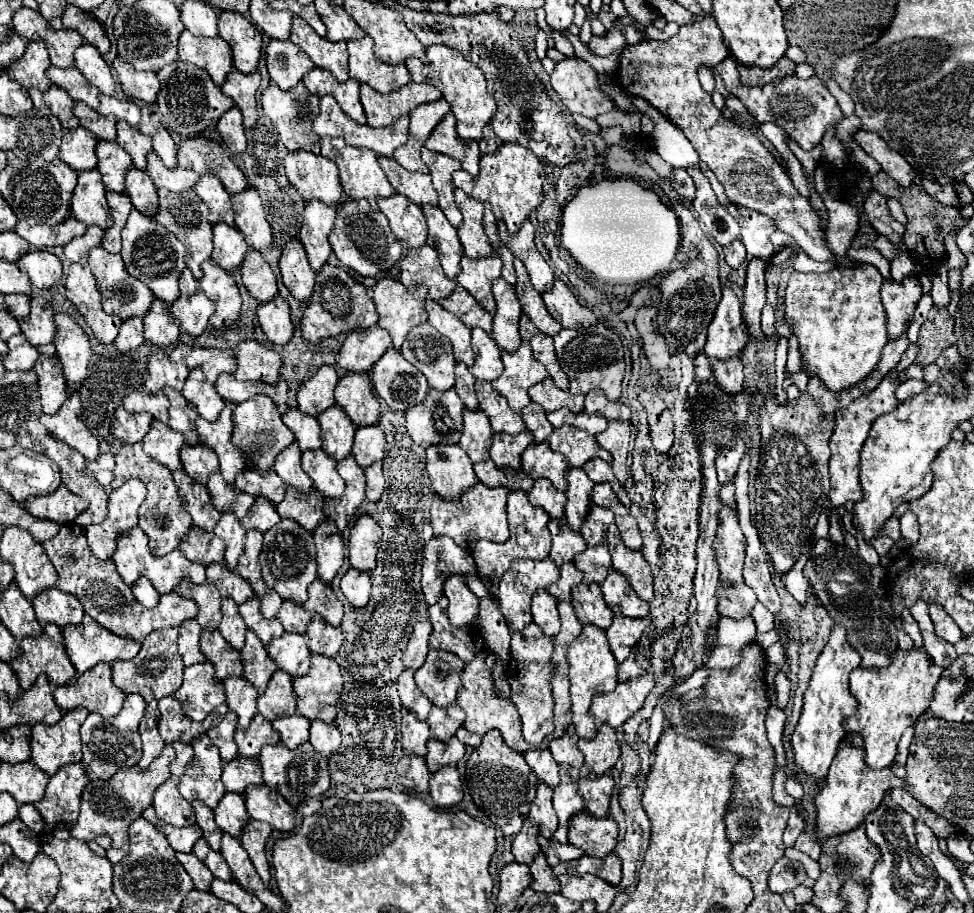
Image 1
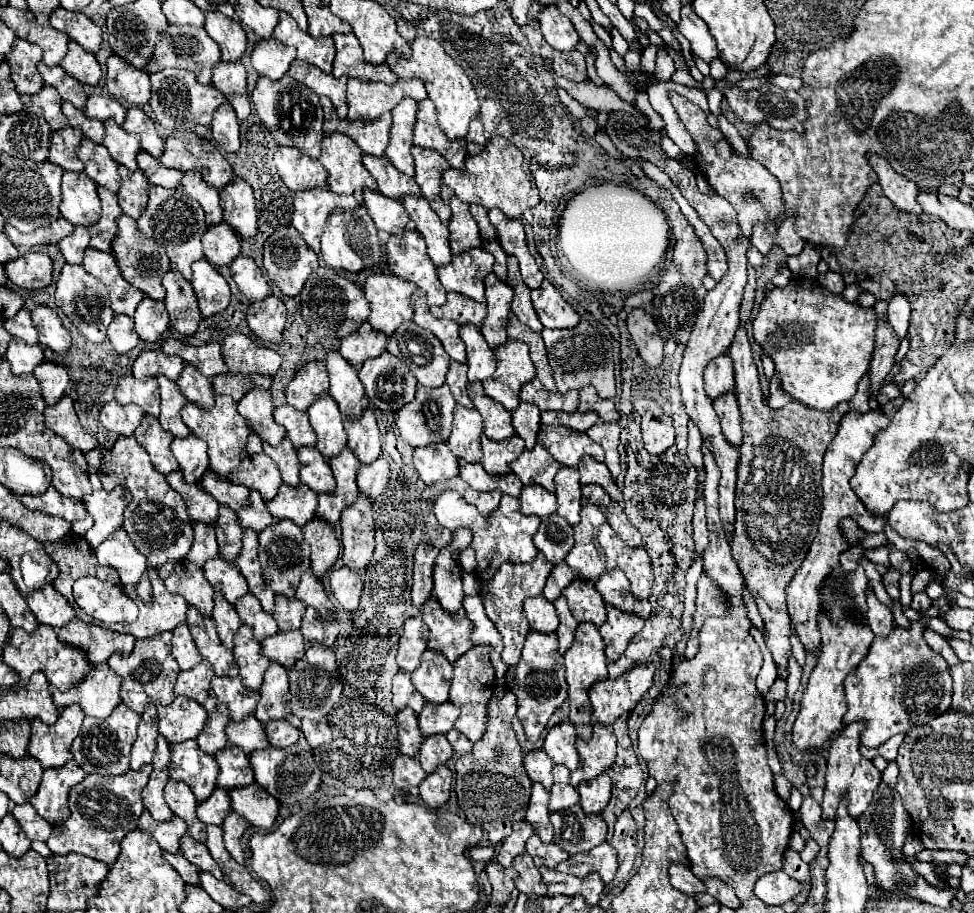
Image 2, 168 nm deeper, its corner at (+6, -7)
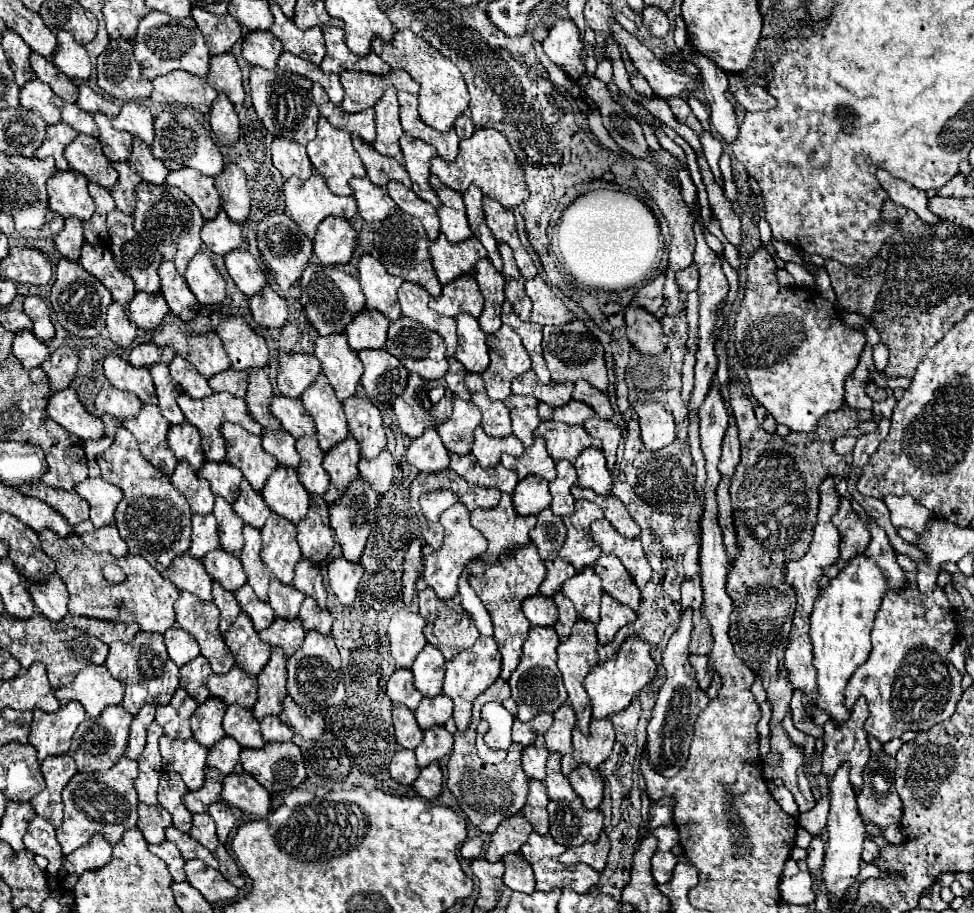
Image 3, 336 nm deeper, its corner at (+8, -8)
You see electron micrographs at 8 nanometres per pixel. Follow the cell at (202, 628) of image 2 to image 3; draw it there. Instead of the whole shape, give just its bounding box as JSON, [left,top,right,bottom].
[174,592,234,674]

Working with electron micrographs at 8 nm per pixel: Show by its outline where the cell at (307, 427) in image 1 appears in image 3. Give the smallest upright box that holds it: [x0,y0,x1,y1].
[270,396,316,440]

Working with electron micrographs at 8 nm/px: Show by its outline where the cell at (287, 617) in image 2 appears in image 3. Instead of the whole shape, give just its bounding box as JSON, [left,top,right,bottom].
[268,580,306,620]

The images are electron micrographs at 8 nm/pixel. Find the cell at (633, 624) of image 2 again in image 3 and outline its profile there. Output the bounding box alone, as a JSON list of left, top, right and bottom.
[596,592,636,644]

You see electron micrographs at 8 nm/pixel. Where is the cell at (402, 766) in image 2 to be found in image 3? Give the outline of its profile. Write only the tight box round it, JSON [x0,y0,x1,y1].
[390,750,420,786]

